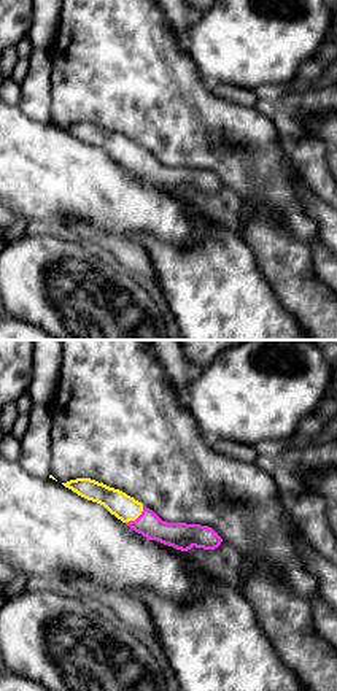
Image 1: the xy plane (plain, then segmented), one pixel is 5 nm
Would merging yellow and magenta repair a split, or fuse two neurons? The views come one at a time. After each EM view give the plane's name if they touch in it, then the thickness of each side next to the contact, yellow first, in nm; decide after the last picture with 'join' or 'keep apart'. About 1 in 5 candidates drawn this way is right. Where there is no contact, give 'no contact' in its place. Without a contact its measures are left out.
xy | 130/140 nm

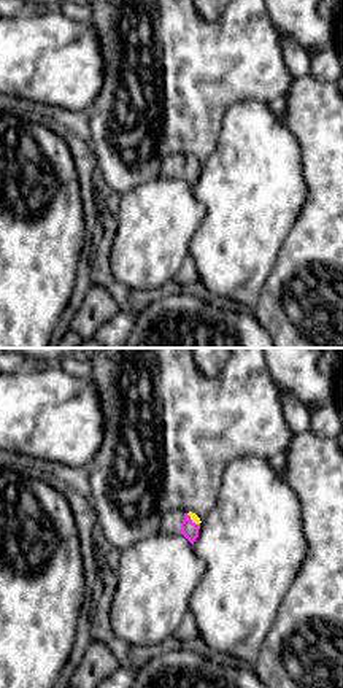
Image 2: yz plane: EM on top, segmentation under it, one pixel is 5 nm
yz | 40/90 nm

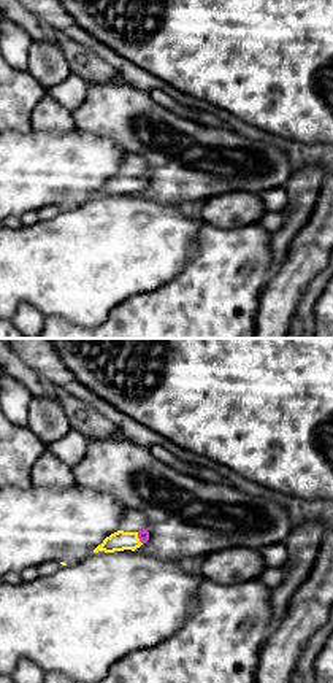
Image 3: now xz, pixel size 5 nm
xz | 100/60 nm

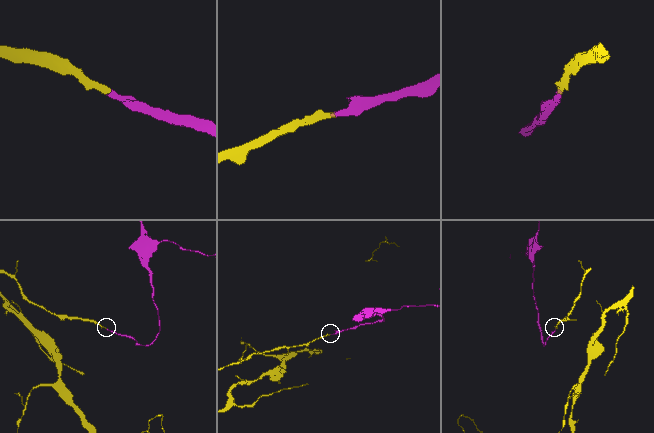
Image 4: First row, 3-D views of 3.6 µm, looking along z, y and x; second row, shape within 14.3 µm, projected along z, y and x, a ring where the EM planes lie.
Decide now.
join

